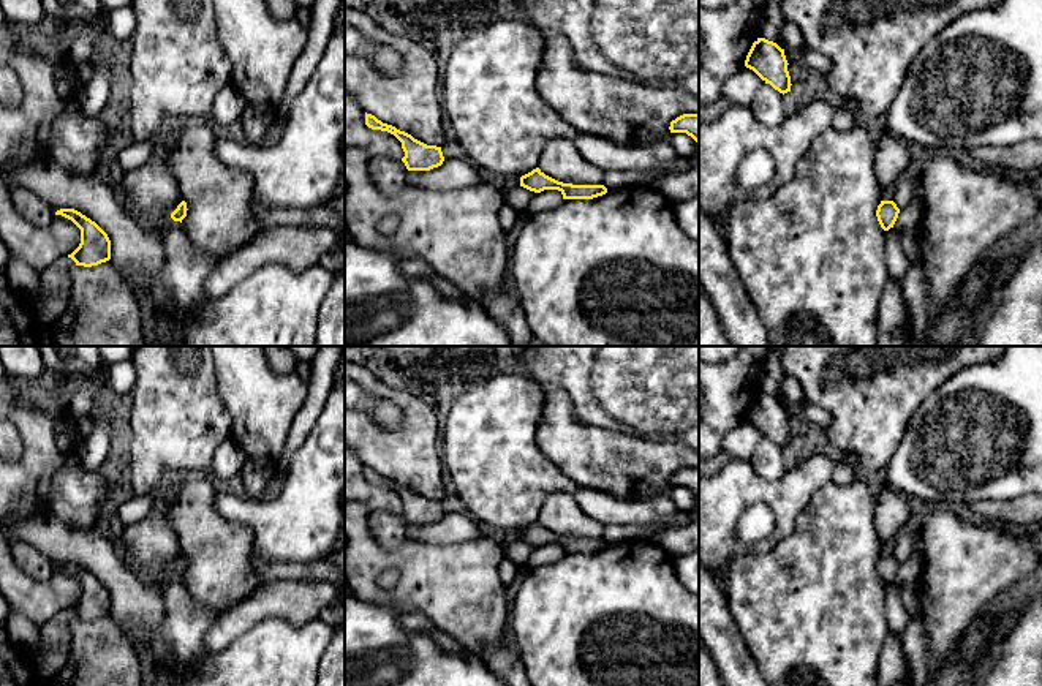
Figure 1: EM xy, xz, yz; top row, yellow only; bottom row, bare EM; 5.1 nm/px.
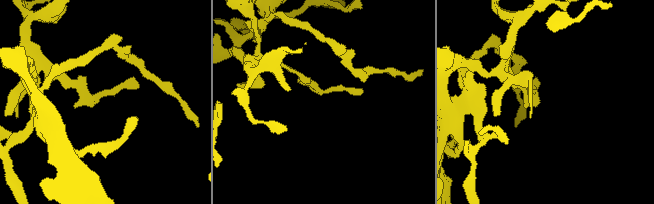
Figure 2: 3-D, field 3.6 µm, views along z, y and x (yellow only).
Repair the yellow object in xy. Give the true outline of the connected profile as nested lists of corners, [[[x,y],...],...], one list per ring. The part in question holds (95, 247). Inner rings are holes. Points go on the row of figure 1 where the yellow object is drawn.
[[[60,209],[55,215],[71,220],[81,229],[81,243],[68,254],[76,266],[92,267],[111,259],[111,240],[95,221],[74,209]]]

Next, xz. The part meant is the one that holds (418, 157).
[[[365,112],[365,125],[372,130],[381,130],[394,134],[400,142],[405,152],[402,161],[408,171],[430,171],[443,164],[444,156],[441,147],[427,145],[411,134],[397,130],[392,125],[383,123],[375,115]]]

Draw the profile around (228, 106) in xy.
[[[228,84],[217,93],[210,109],[210,117],[218,125],[228,126],[240,120],[245,107],[247,101],[231,84]]]

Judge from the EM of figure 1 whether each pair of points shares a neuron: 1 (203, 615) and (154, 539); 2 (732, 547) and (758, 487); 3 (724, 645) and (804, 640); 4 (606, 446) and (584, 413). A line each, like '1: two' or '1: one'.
1: one
2: one
3: two
4: two

